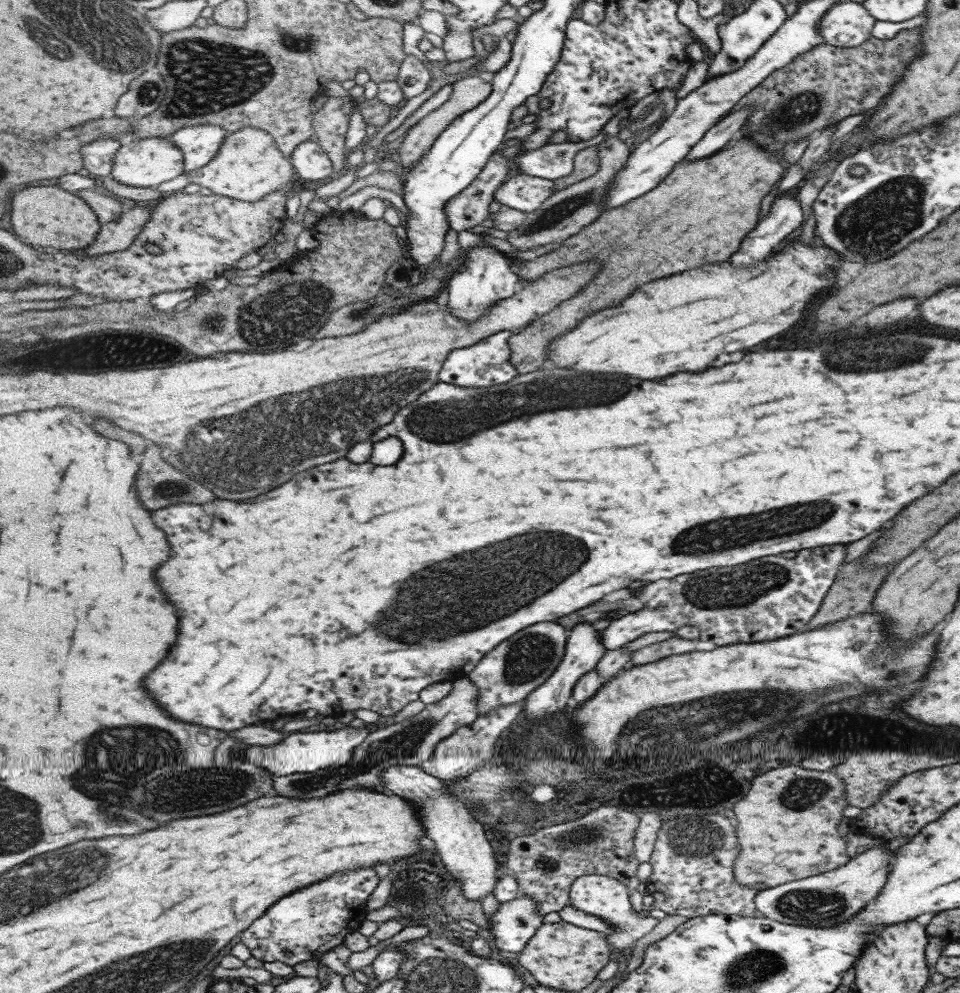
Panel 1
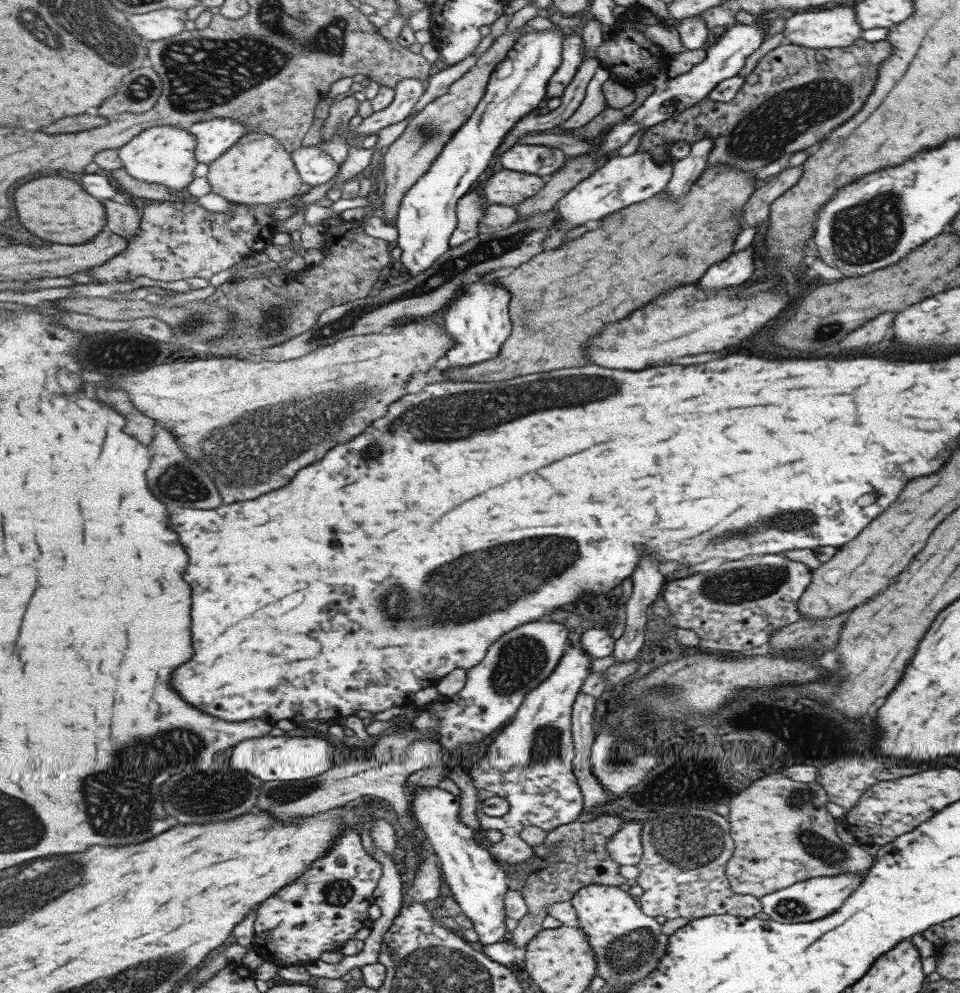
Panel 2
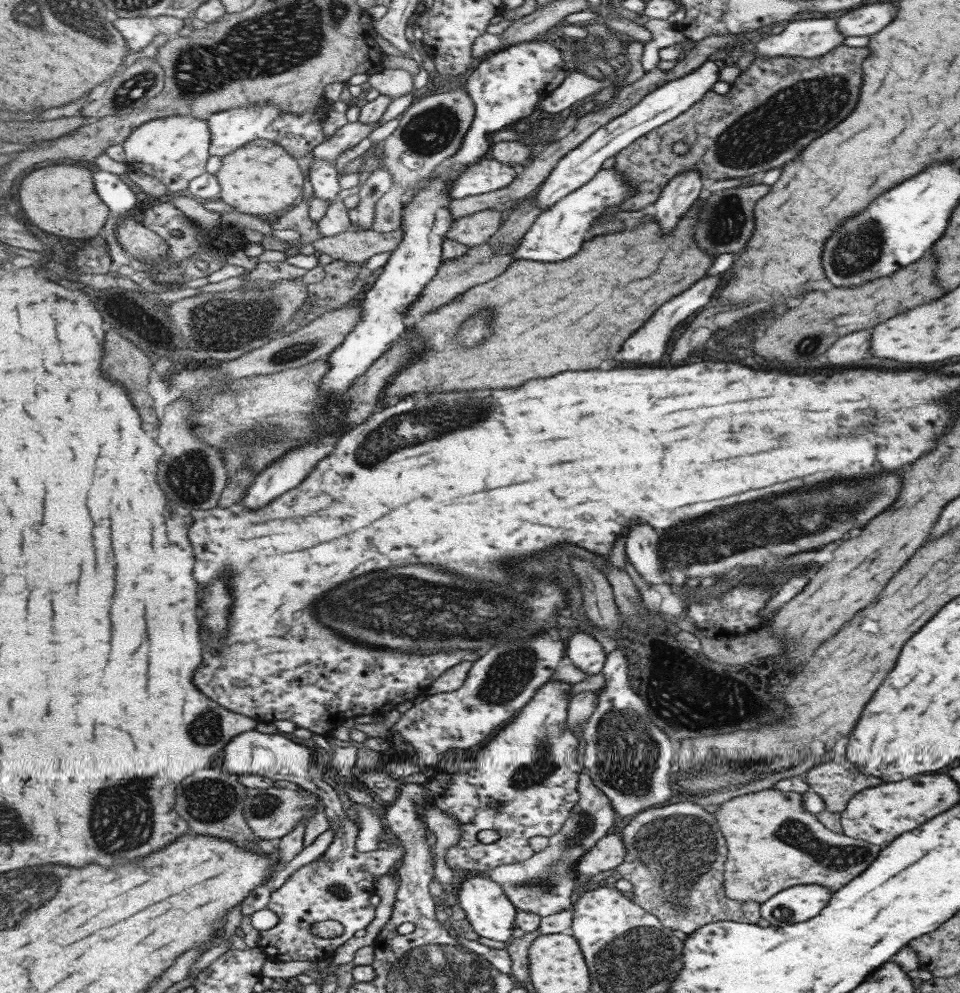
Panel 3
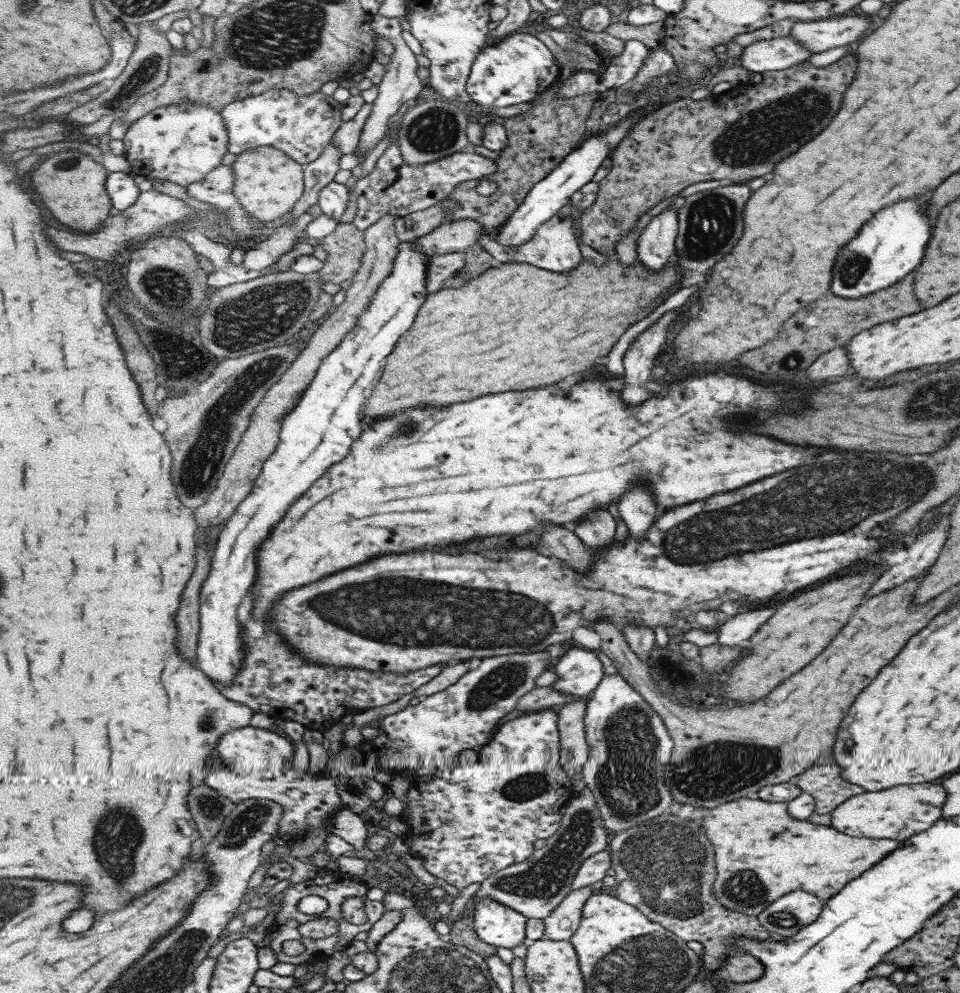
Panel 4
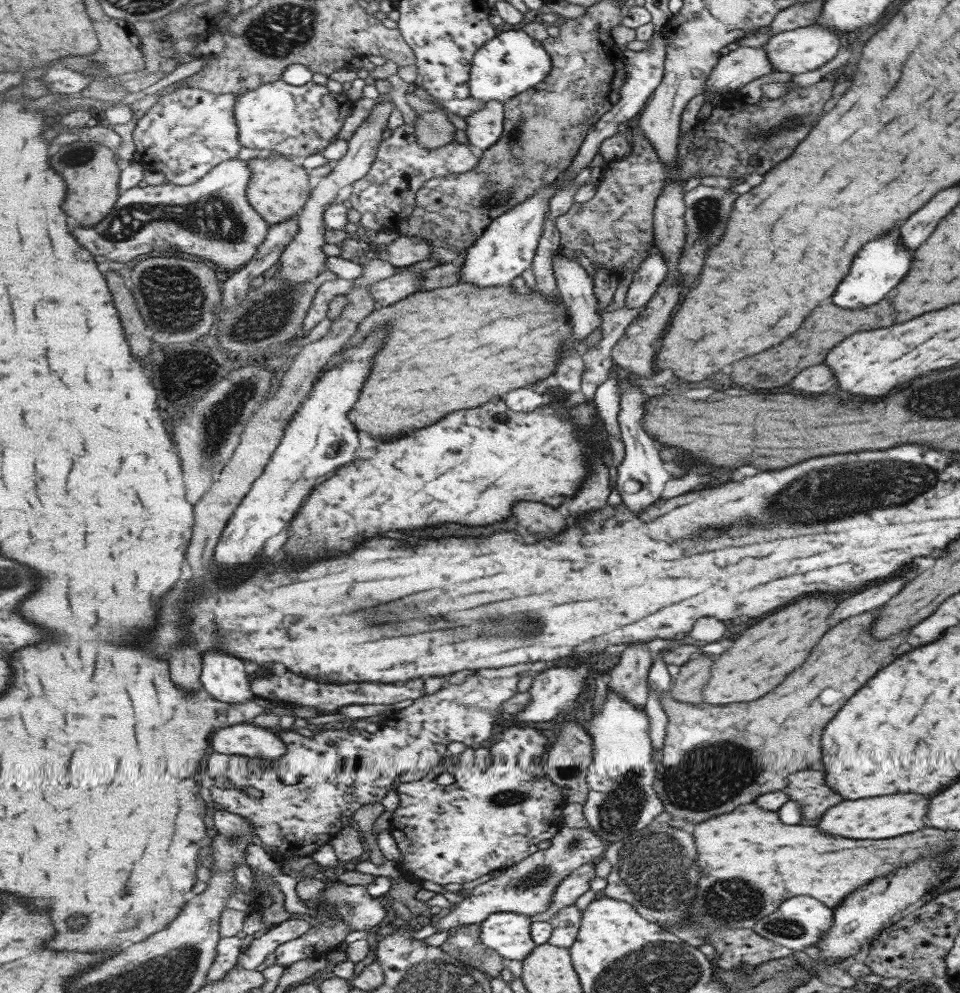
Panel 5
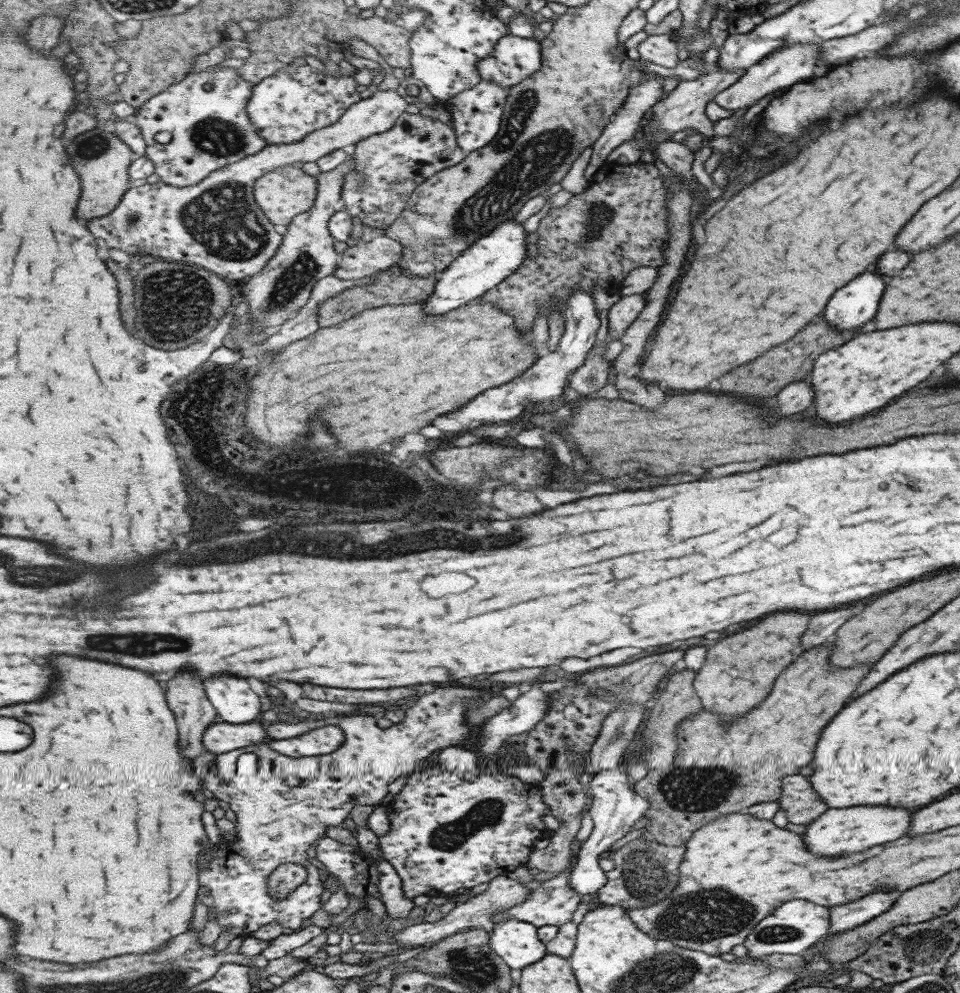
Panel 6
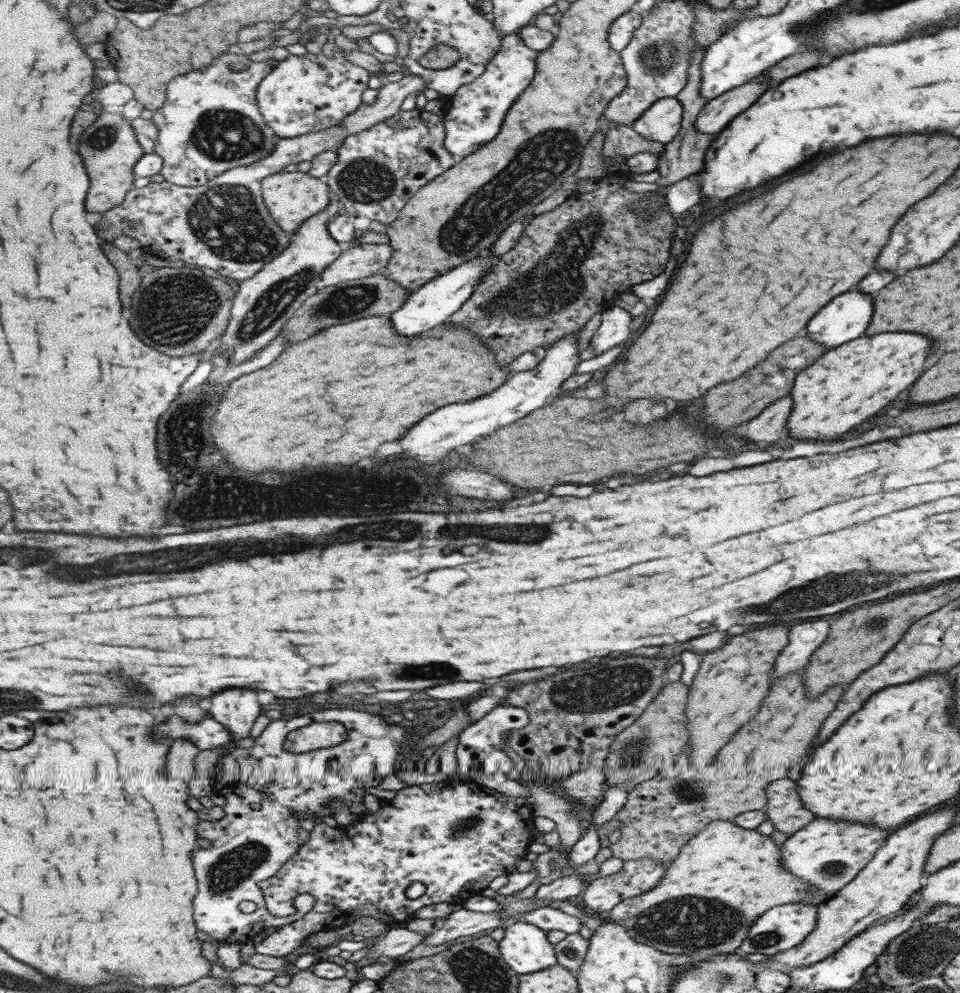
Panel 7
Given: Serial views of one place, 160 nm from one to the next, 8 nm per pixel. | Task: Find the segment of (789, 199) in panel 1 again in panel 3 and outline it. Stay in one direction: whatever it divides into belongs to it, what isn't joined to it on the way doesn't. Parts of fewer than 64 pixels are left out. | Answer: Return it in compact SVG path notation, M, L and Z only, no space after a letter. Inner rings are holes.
M719 274L717 276L702 276L691 284L689 288L686 288L683 294L673 296L671 300L663 304L663 308L659 308L659 312L655 312L655 316L651 316L643 323L643 328L639 328L639 332L635 332L635 336L631 336L631 340L627 340L627 344L622 344L623 348L617 352L616 358L627 362L627 364L633 364L633 366L643 366L643 364L657 362L663 356L663 352L665 352L667 340L673 334L675 324L685 320L697 308L705 306L709 302L709 298L715 294L715 290L719 288L721 280L723 280L723 276L719 276Z

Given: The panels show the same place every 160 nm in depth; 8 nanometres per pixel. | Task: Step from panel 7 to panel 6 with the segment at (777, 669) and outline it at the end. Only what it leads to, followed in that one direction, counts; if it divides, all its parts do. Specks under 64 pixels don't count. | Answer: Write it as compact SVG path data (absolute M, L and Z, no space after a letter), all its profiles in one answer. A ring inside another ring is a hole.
M849 604L847 608L839 608L839 610L833 610L833 612L823 612L823 614L817 614L809 620L807 624L807 630L803 632L801 636L801 646L807 650L811 646L819 646L823 642L827 642L827 638L831 638L831 634L851 616L855 616L861 606L865 604Z

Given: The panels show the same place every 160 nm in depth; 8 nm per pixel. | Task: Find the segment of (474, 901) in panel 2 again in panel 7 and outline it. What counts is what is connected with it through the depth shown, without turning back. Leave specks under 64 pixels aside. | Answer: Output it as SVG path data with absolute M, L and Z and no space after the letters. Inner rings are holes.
M516 922L505 928L504 937L499 944L502 958L519 976L546 971L559 964L555 944L551 943L546 931L528 922Z

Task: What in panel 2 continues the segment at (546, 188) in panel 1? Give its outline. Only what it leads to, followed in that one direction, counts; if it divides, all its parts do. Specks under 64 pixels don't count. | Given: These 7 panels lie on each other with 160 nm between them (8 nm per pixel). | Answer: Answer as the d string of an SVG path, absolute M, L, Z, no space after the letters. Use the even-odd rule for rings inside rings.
M503 169L482 177L479 190L490 204L518 206L545 188L547 179L535 174Z

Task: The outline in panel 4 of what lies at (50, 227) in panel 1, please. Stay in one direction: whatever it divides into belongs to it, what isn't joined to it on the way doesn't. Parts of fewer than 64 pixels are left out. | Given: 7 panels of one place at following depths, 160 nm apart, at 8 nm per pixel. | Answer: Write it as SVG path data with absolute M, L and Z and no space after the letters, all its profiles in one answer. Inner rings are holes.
M65 150L50 155L51 160L43 162L35 174L31 184L41 194L41 200L47 204L47 210L65 226L73 230L93 232L101 228L110 218L114 205L106 187L110 172L107 168L87 154L77 150Z

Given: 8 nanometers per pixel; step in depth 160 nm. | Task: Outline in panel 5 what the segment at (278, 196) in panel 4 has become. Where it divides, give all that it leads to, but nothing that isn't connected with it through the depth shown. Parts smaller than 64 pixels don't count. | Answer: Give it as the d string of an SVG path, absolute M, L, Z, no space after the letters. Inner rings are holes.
M271 153L249 161L250 168L253 168L253 175L251 175L250 186L247 189L248 198L267 222L282 223L302 212L312 195L315 183L309 170L303 168L299 161Z

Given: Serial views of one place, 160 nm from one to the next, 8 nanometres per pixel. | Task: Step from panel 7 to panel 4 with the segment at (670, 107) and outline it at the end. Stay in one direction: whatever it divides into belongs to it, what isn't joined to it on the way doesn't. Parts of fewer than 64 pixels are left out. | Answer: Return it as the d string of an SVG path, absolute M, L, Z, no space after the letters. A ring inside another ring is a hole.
M787 33L785 36L758 40L743 47L743 51L739 55L739 66L743 67L745 71L753 73L754 77L757 77L762 72L778 71L797 65L803 60L807 60L811 55L811 51L799 46L794 36Z

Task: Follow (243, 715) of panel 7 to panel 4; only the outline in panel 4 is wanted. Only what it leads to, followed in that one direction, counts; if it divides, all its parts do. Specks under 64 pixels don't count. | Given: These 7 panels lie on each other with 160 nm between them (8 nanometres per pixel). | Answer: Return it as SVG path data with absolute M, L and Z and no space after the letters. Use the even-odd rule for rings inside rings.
M401 243L395 259L395 269L380 284L377 293L372 298L370 307L359 315L356 327L345 336L344 341L323 359L315 378L305 390L299 404L285 416L280 432L280 441L275 452L265 461L261 476L255 482L253 492L239 506L237 514L230 516L225 529L221 532L219 546L215 550L217 558L211 560L211 576L205 580L201 590L201 636L199 636L199 668L213 682L230 685L237 679L241 662L243 662L243 644L241 644L241 626L239 626L239 606L245 594L257 580L257 546L269 538L273 526L283 520L285 510L305 494L317 478L327 473L327 468L349 456L351 444L361 436L361 410L365 404L365 388L375 382L375 378L383 376L385 362L389 354L397 348L397 342L414 326L415 319L423 303L430 295L427 279L430 256L426 255L415 243Z

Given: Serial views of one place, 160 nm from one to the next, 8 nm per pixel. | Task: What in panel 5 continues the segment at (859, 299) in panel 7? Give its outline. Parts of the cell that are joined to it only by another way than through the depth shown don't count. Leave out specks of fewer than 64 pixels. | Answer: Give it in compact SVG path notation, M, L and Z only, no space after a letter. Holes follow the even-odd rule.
M893 228L891 232L885 232L883 236L879 236L879 240L867 242L855 254L855 260L851 262L847 276L839 282L837 292L831 296L831 302L836 307L844 309L870 307L871 304L875 304L885 297L891 288L895 288L899 284L899 280L907 274L909 262L913 258L913 252L904 249L898 240L900 240L900 234L897 232L897 228Z

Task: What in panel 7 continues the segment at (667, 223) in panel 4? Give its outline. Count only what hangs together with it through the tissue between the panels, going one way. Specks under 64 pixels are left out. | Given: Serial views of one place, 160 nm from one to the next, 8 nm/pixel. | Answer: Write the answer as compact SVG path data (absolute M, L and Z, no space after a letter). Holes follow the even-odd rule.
M617 305L603 311L603 322L599 330L592 338L591 347L595 357L609 348L624 342L630 334L630 324L633 322L632 316Z

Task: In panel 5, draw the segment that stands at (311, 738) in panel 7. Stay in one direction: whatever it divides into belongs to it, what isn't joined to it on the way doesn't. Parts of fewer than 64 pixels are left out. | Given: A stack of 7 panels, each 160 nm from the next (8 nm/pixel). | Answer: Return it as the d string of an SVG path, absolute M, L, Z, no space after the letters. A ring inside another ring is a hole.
M251 724L229 726L216 731L211 747L223 755L250 756L277 760L288 753L287 744L277 730Z

